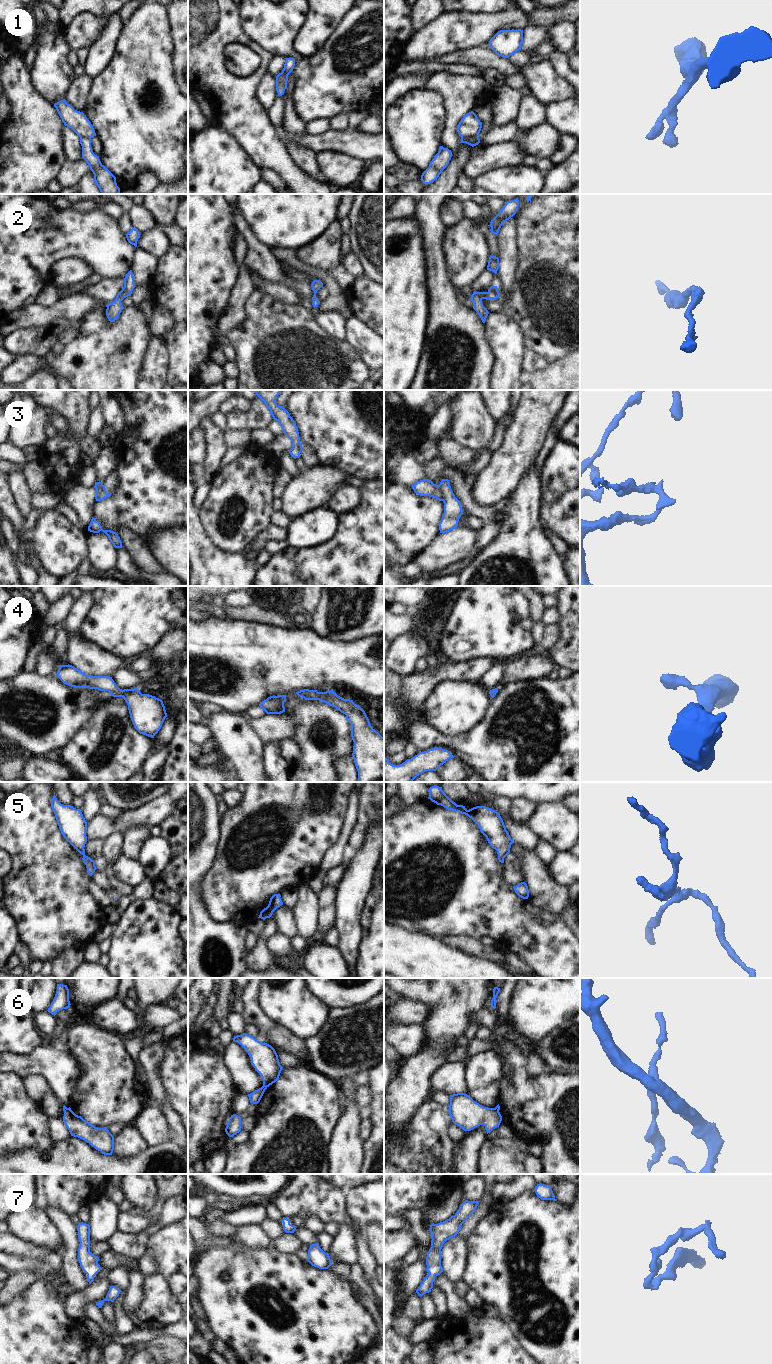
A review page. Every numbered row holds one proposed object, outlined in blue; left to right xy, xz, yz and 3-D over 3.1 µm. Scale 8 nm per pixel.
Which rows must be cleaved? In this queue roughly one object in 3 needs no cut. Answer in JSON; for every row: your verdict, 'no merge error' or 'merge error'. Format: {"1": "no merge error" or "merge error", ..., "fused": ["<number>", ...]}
{"1": "merge error", "2": "no merge error", "3": "merge error", "4": "no merge error", "5": "no merge error", "6": "merge error", "7": "no merge error", "fused": ["1", "3", "6"]}

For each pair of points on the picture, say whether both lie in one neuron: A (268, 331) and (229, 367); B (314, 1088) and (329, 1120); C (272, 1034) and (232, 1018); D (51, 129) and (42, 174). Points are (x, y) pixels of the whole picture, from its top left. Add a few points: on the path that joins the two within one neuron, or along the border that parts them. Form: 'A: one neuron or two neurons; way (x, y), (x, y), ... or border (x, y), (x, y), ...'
A: two neurons; border (234, 362), (238, 372), (236, 377)
B: one neuron; way (314, 1096), (314, 1105), (321, 1112)
C: two neurons; border (241, 1015), (246, 1022)
D: one neuron; way (47, 140), (47, 150), (42, 156), (42, 163)

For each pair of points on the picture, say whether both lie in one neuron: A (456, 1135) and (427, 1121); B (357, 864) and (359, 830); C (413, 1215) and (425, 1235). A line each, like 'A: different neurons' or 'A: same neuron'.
A: different neurons
B: different neurons
C: same neuron

